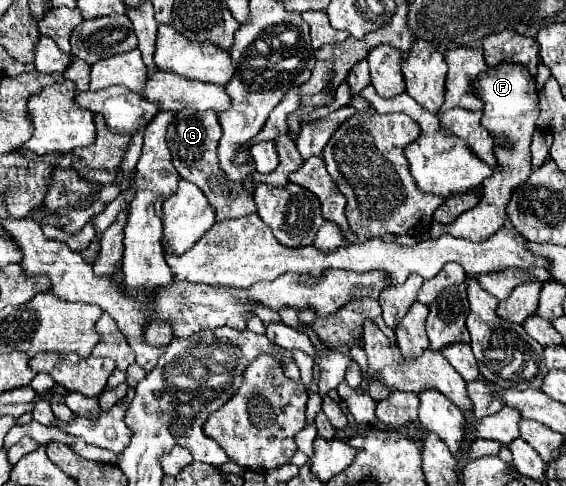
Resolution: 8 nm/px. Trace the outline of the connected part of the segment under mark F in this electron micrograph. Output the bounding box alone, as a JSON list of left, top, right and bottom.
[431,63,539,241]

